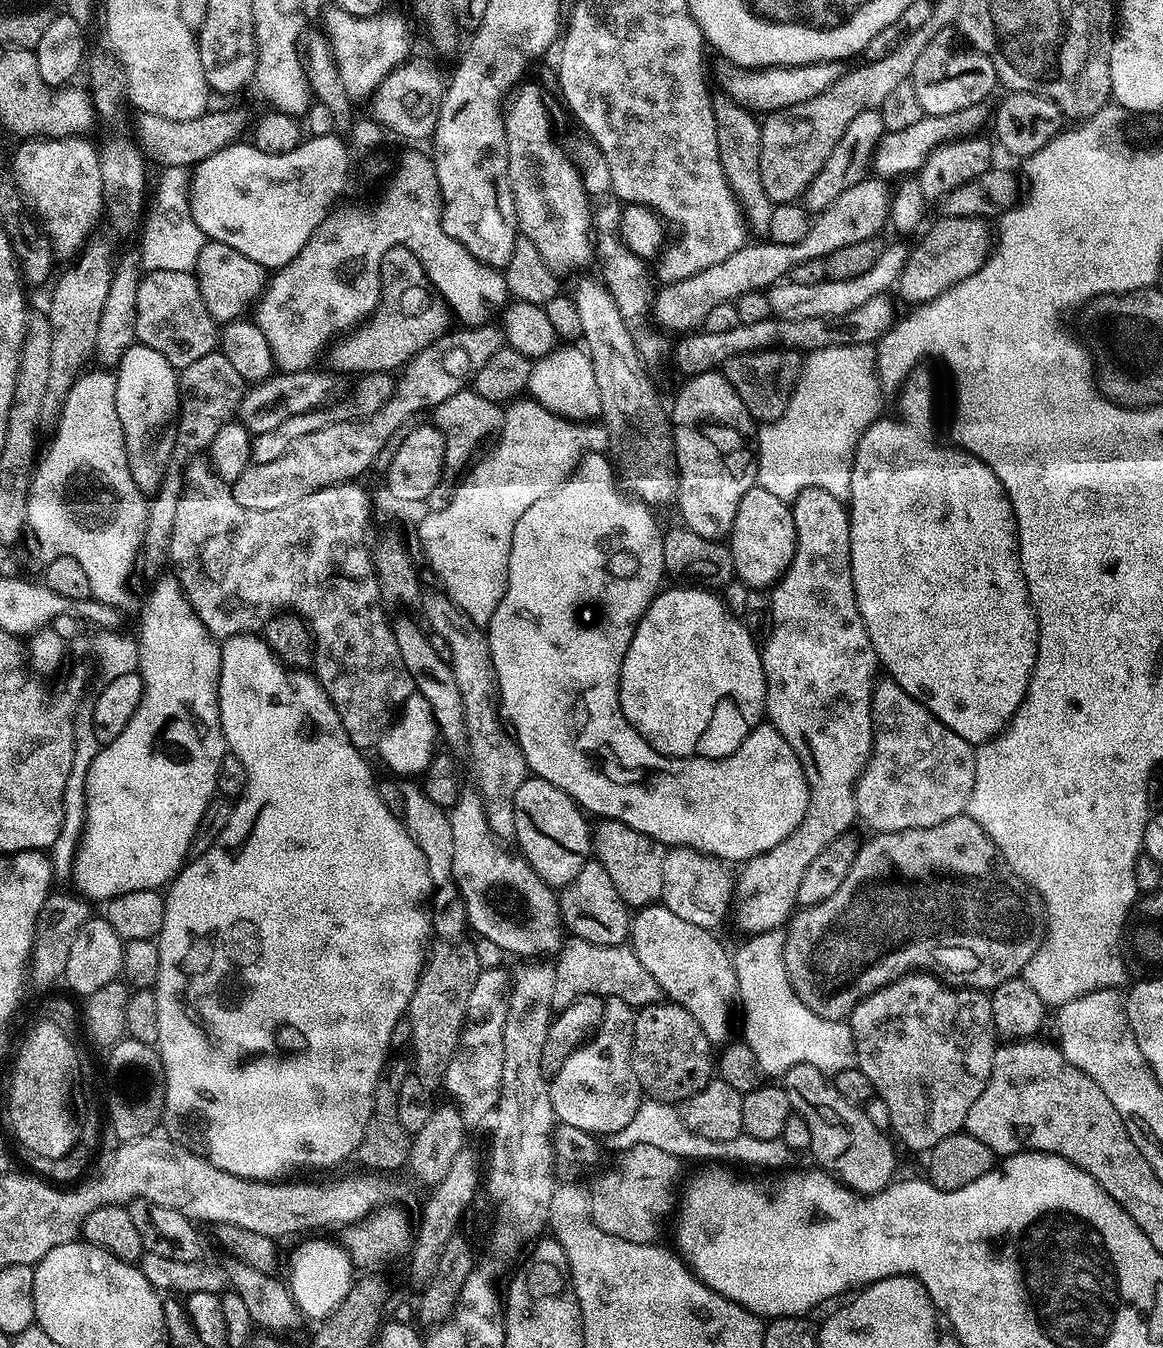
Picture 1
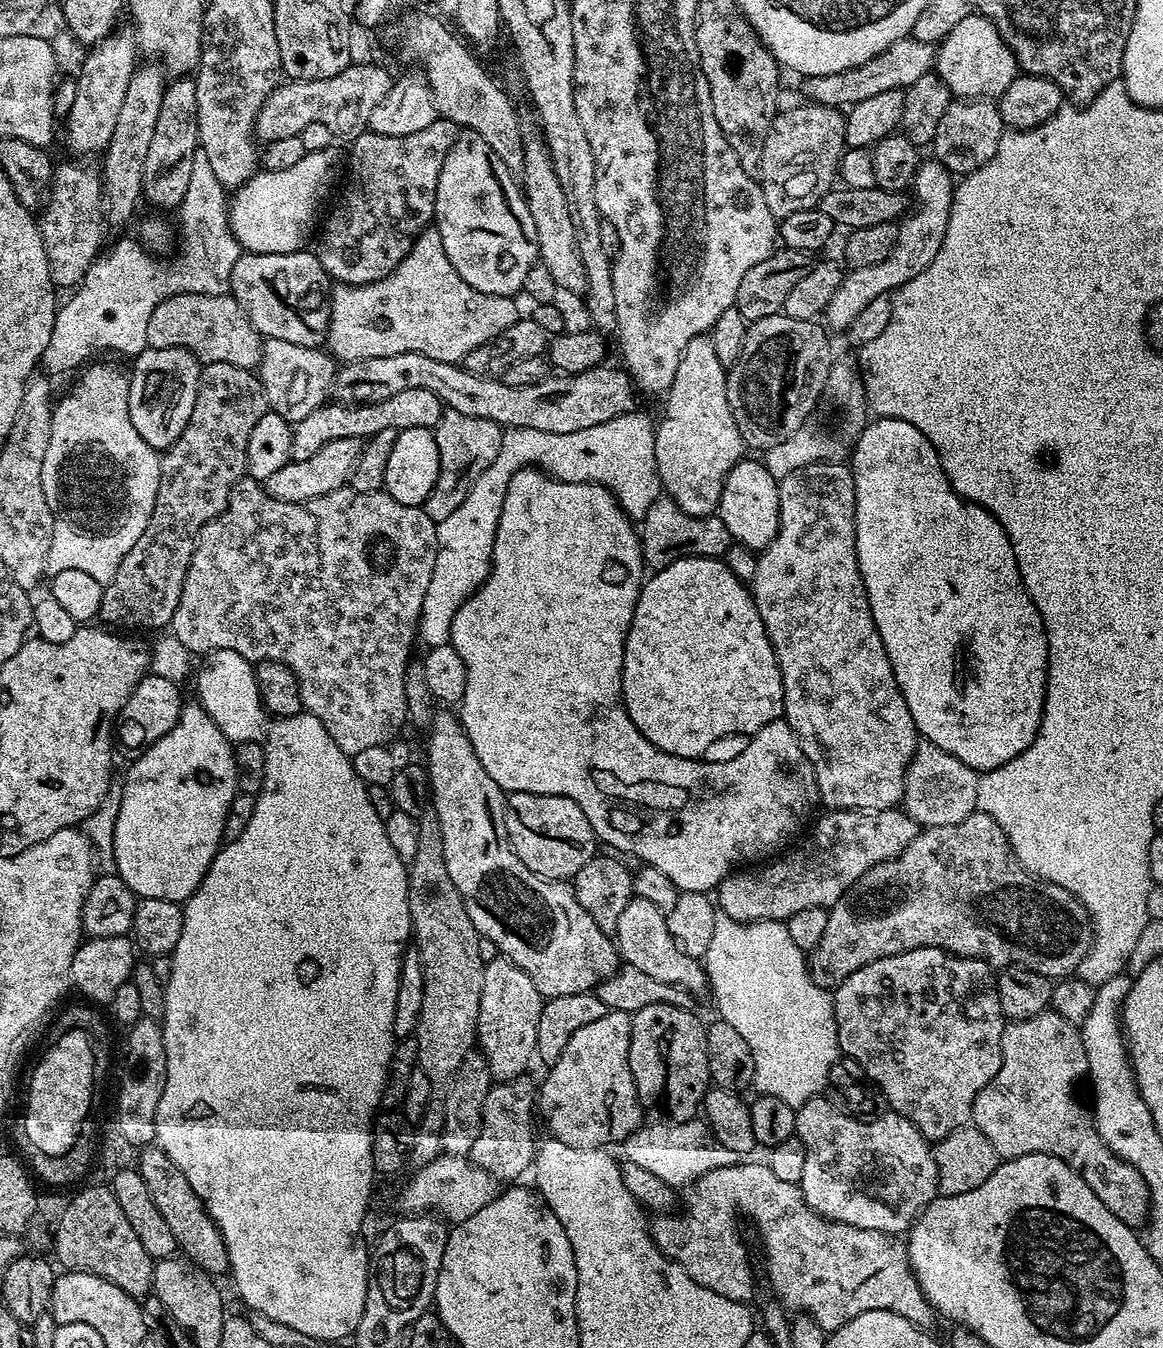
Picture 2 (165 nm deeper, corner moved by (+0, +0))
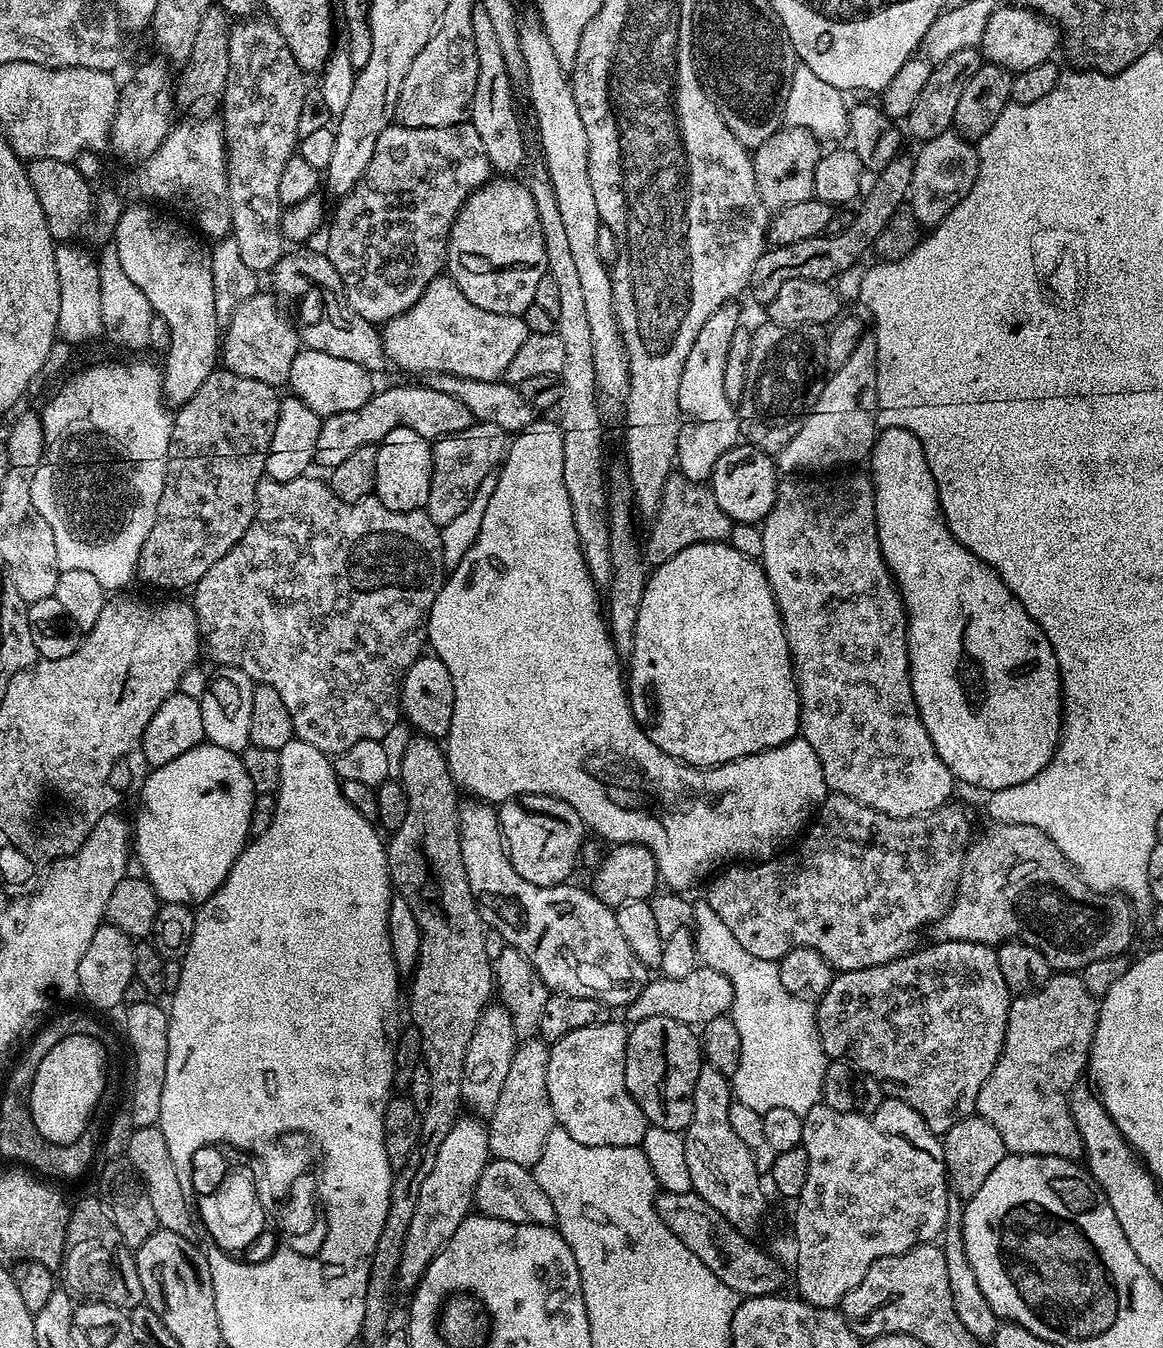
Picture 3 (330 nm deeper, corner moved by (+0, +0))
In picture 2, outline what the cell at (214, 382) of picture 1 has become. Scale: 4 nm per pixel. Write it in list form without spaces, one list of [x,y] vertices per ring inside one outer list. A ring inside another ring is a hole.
[[[214,362],[201,367],[198,398],[194,398],[190,422],[186,422],[186,430],[182,430],[182,434],[169,448],[163,449],[160,457],[158,498],[154,498],[154,514],[150,514],[150,522],[146,530],[142,530],[142,538],[134,542],[134,550],[130,550],[130,554],[122,558],[118,574],[114,574],[112,581],[104,585],[99,619],[105,625],[116,630],[167,629],[171,625],[174,610],[178,610],[178,598],[182,598],[182,582],[186,582],[186,570],[194,554],[196,535],[202,530],[202,526],[206,526],[226,510],[232,487],[248,470],[246,450],[250,430],[254,430],[258,418],[262,418],[262,414],[269,410],[264,387],[253,369],[230,366],[230,362]]]

